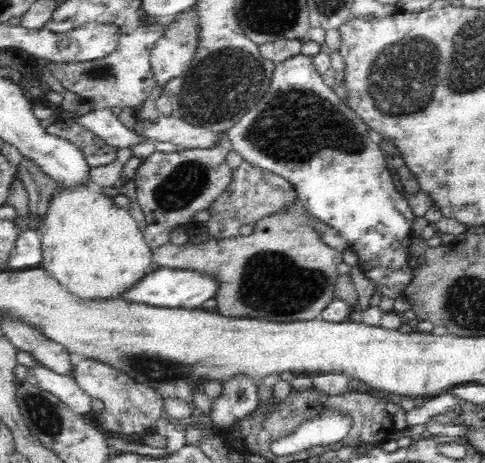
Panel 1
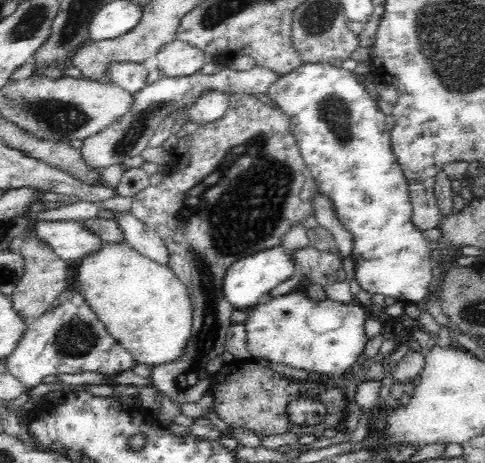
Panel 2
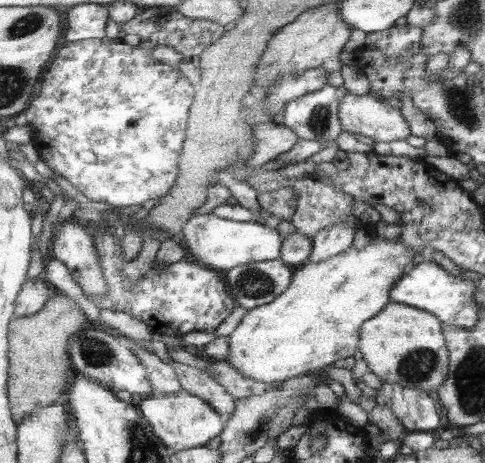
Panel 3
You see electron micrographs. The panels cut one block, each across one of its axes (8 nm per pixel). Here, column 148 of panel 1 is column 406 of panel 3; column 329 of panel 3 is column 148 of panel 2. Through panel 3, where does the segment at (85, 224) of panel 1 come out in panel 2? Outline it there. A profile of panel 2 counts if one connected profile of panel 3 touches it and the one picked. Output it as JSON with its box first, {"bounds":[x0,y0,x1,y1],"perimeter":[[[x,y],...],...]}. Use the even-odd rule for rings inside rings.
{"bounds":[74,244,194,368],"perimeter":[[[104,244],[100,254],[92,254],[78,264],[74,288],[82,290],[84,298],[98,314],[98,318],[106,324],[108,332],[124,346],[136,362],[158,368],[184,358],[188,348],[188,340],[192,340],[194,326],[194,304],[184,286],[184,282],[166,266],[158,266],[156,262],[144,258],[130,244]]]}

